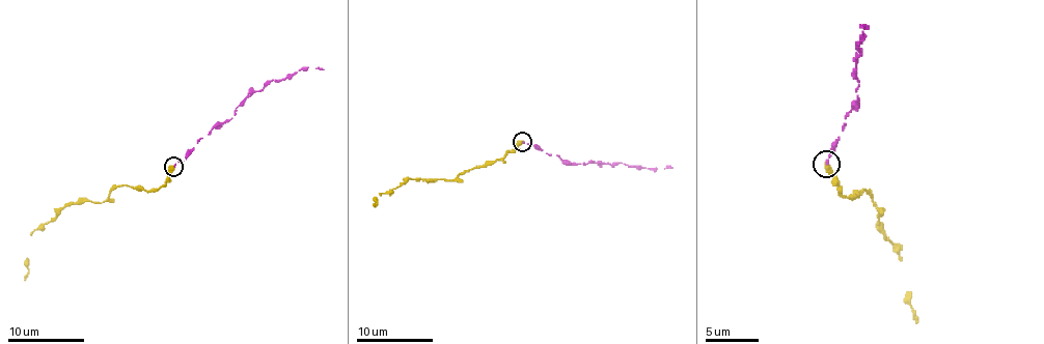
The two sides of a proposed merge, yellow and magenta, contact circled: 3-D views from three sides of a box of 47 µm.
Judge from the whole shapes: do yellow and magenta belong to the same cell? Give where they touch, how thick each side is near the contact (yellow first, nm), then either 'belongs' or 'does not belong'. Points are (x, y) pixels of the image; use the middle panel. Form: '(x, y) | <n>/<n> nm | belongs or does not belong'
(522, 142) | 460/170 nm | belongs

